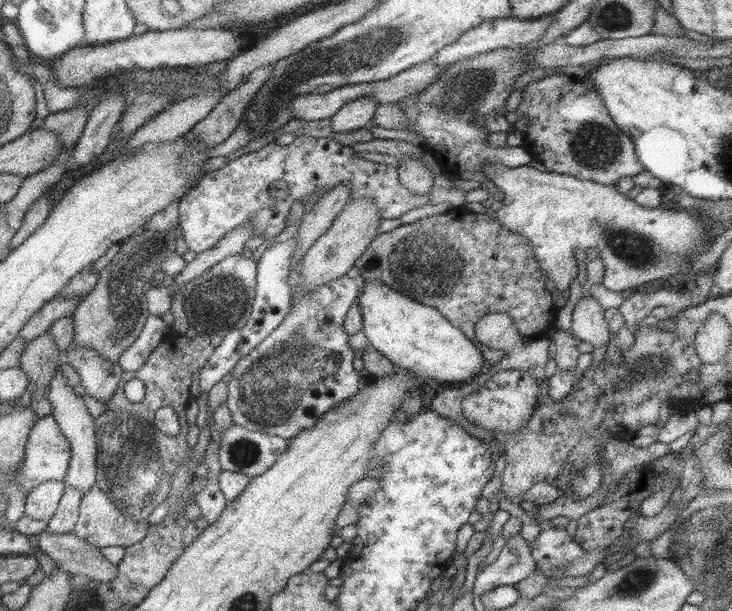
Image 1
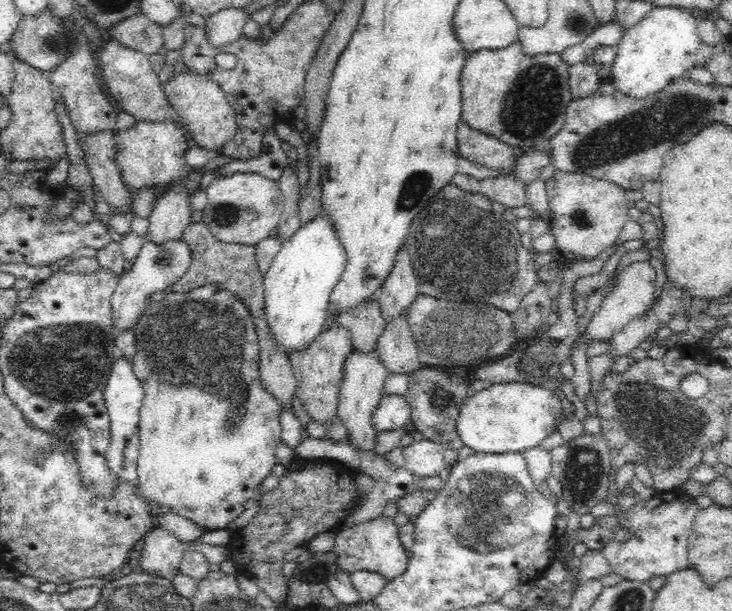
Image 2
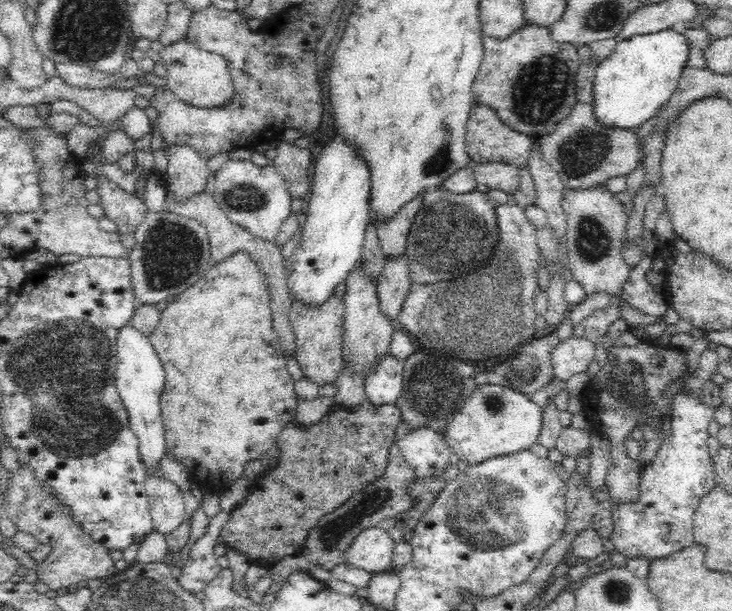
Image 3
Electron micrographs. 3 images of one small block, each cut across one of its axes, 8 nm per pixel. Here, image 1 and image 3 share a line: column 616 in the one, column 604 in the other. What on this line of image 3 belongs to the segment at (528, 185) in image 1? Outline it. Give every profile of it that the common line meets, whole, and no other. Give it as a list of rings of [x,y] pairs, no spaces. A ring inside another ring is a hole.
[[[565,188],[561,206],[566,217],[564,246],[570,278],[580,283],[587,295],[595,292],[622,294],[622,285],[628,280],[628,275],[632,274],[630,265],[621,255],[627,224],[622,203],[614,198],[614,194],[608,188]]]

